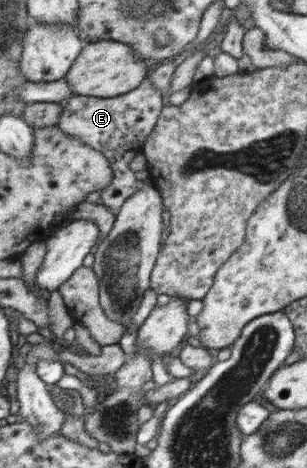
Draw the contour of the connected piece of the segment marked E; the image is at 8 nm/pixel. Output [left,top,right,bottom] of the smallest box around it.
[57,78,163,213]

